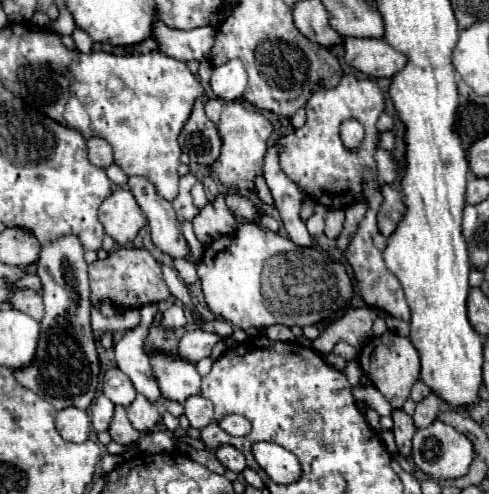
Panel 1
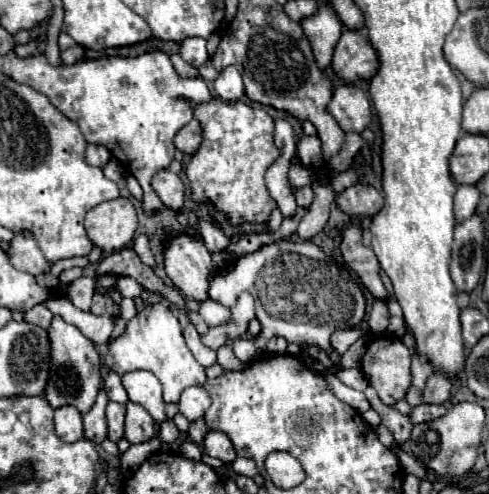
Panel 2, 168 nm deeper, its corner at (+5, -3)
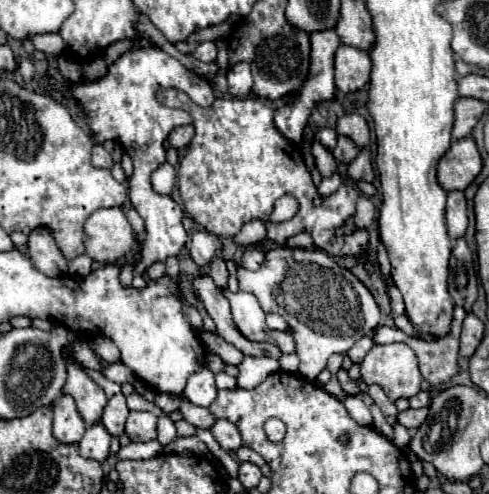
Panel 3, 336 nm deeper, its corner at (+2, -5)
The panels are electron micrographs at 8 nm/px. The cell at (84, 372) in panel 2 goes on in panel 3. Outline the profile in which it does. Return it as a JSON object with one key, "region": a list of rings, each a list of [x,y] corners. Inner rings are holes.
{"region":[[[66,346],[62,354],[68,370],[68,380],[62,388],[62,394],[70,394],[76,400],[78,412],[84,418],[86,426],[92,426],[100,420],[102,410],[106,406],[104,390],[90,378],[90,374],[82,368],[82,364],[74,360],[74,350],[70,346]]]}

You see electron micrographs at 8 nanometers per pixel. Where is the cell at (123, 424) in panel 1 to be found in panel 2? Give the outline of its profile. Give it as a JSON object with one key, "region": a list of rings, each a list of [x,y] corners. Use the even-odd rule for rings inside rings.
{"region":[[[109,402],[105,408],[107,414],[107,430],[109,430],[109,440],[119,442],[123,438],[123,420],[125,420],[125,404]]]}

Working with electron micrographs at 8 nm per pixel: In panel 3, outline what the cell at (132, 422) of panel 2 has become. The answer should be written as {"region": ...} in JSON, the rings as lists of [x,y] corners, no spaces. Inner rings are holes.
{"region":[[[130,412],[126,420],[126,434],[132,442],[148,442],[156,438],[156,414]]]}

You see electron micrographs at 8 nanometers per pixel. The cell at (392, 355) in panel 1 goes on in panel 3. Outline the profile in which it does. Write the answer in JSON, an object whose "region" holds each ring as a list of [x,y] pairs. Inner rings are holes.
{"region":[[[374,344],[360,364],[360,372],[368,386],[378,384],[392,402],[412,398],[422,388],[418,360],[406,344]]]}

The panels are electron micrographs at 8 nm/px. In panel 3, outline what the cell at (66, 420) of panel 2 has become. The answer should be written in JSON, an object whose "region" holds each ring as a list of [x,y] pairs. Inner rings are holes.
{"region":[[[60,396],[54,404],[54,438],[64,444],[76,444],[86,430],[82,416],[76,410],[72,396]]]}

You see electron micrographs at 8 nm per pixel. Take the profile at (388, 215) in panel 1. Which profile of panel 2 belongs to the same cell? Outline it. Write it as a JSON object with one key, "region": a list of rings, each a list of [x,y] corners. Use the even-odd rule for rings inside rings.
{"region":[[[359,182],[337,194],[337,204],[347,214],[371,218],[383,208],[383,196],[367,182]]]}

